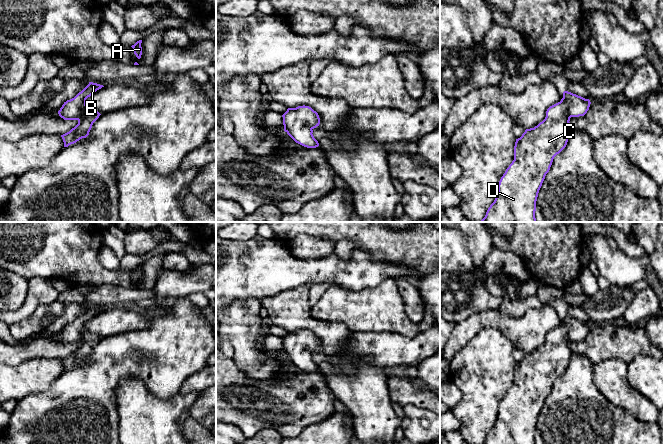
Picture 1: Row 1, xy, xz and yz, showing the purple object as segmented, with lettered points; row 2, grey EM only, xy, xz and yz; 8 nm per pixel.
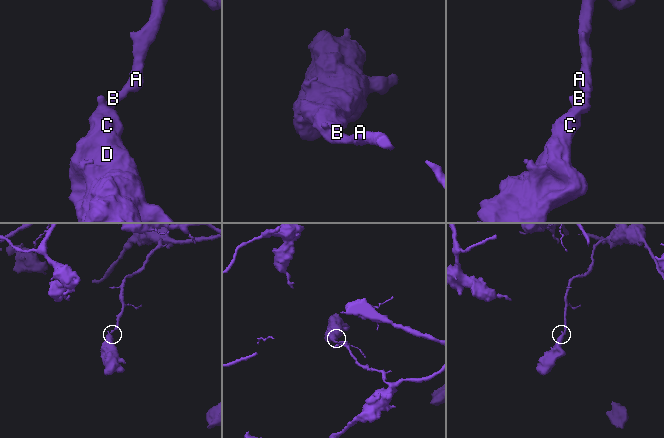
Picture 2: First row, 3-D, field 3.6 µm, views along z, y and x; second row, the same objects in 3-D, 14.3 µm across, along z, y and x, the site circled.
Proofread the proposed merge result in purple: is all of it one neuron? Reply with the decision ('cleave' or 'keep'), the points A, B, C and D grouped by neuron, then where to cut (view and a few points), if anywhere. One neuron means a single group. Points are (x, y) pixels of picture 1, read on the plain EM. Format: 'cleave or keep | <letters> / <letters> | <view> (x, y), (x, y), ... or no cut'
keep | A B C D | no cut

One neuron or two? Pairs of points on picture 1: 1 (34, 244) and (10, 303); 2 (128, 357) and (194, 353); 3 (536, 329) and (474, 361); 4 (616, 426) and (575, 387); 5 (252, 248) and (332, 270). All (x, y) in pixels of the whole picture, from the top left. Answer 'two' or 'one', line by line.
1: two
2: one
3: two
4: one
5: one

